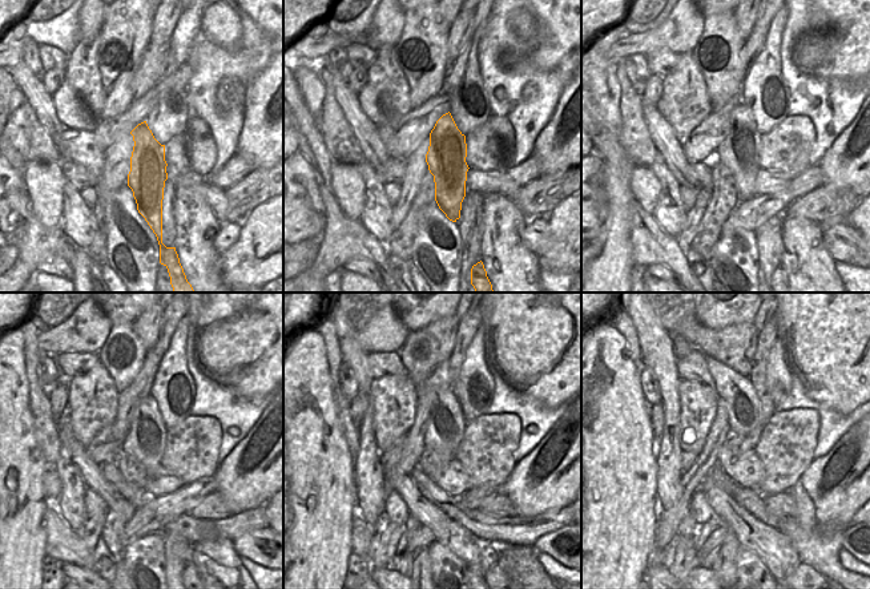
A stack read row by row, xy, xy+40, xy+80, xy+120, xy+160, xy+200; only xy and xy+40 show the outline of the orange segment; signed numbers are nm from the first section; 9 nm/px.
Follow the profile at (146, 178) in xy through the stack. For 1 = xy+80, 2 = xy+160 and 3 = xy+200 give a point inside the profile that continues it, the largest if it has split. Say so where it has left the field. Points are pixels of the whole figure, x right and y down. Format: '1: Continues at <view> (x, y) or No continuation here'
1: Continues at xy+80 (740, 150)
2: Continues at xy+160 (446, 428)
3: Continues at xy+200 (749, 402).

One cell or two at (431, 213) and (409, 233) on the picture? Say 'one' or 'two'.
two

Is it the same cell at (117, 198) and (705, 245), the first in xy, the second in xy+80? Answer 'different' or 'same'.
different

